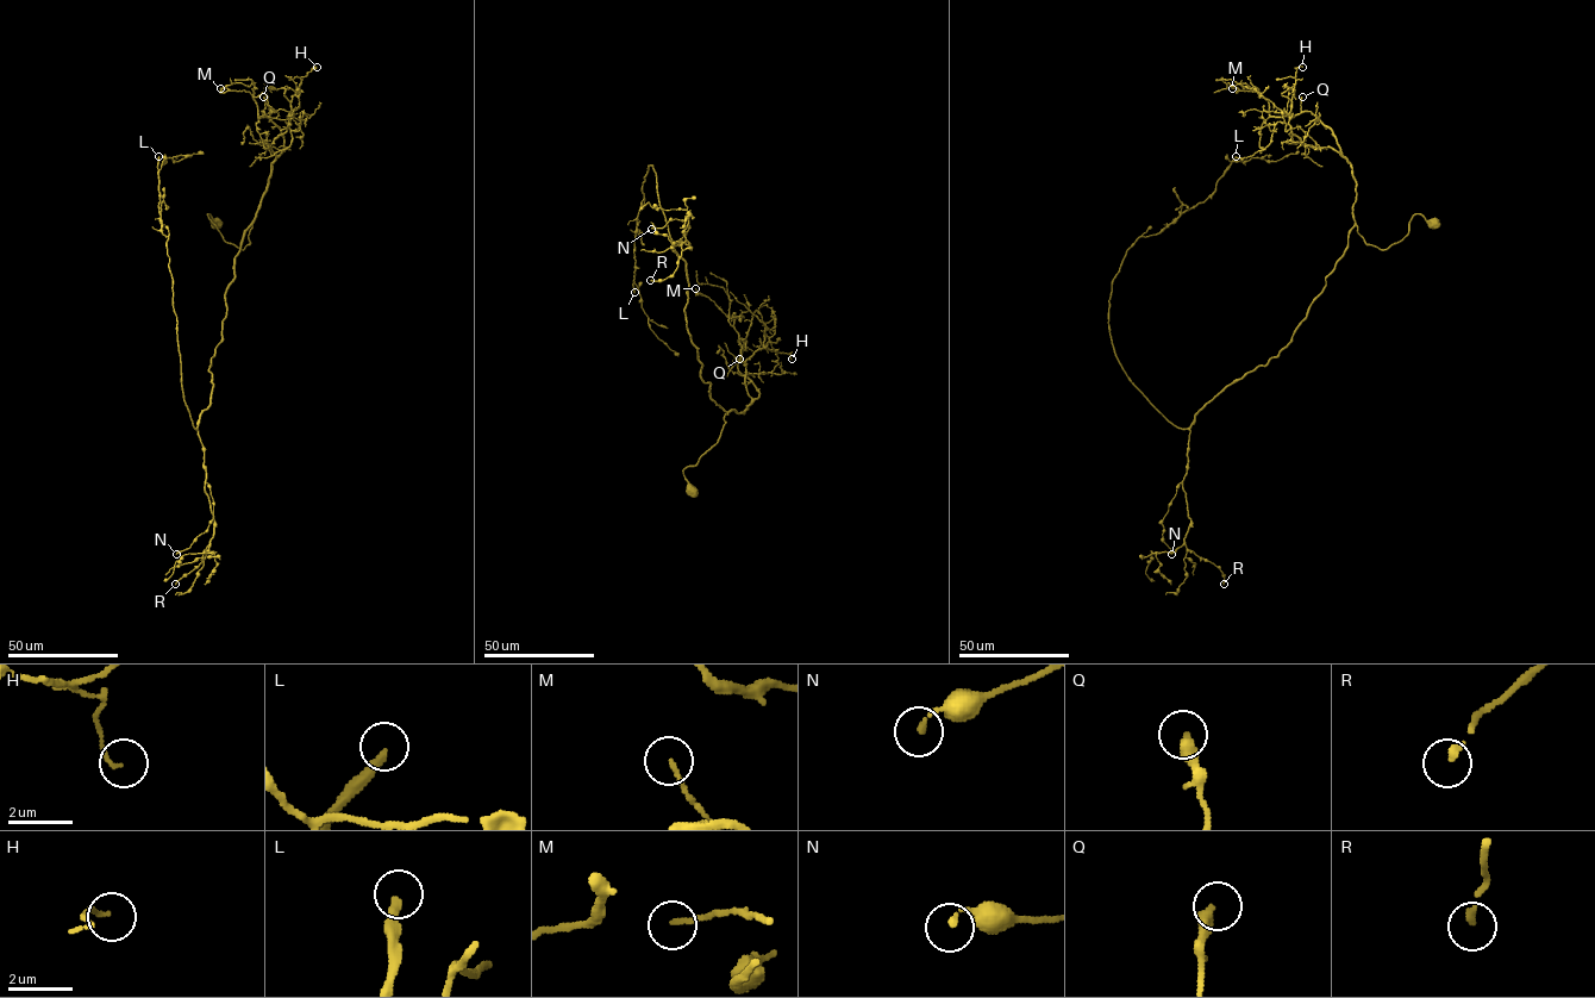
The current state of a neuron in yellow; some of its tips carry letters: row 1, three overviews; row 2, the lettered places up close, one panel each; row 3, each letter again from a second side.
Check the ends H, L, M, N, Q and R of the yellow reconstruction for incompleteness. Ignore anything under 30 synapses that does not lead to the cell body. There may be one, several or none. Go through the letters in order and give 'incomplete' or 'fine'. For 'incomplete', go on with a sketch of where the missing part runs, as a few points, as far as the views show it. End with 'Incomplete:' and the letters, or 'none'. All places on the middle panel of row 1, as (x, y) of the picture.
H: fine
L: incomplete; missing branch runs (635, 292), (652, 312), (724, 363), (727, 356), (745, 345), (752, 317), (770, 313), (775, 304), (790, 297)
M: fine
N: fine
Q: fine
R: incomplete; missing branch runs (650, 280), (636, 274), (623, 248), (588, 224), (583, 211)
Incomplete: L, R

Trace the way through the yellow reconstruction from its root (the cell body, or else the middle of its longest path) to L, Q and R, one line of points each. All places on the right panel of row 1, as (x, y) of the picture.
L: (1434, 225), (1415, 213), (1383, 250), (1355, 225), (1292, 340), (1176, 426), (1117, 357), (1112, 281), (1236, 156)
Q: (1434, 225), (1415, 213), (1398, 243), (1367, 244), (1353, 216), (1351, 163), (1333, 132), (1301, 110), (1302, 97)
R: (1434, 225), (1415, 213), (1383, 250), (1355, 225), (1292, 340), (1195, 415), (1184, 544), (1224, 584)

